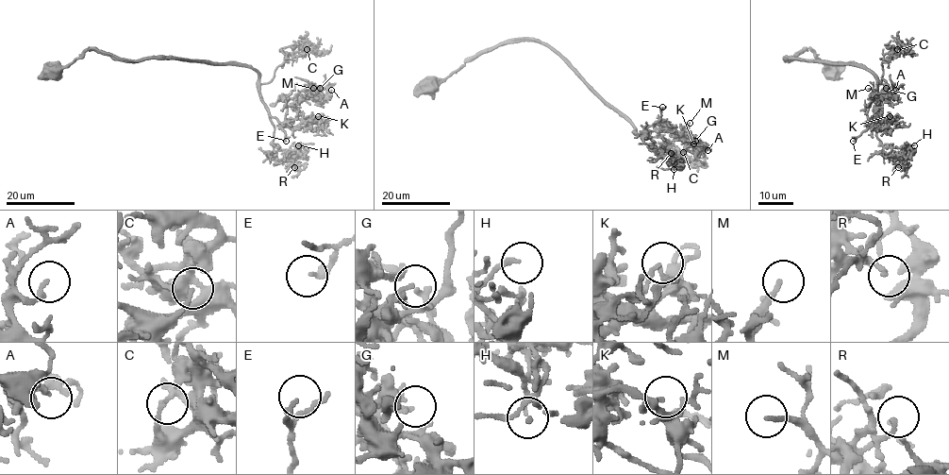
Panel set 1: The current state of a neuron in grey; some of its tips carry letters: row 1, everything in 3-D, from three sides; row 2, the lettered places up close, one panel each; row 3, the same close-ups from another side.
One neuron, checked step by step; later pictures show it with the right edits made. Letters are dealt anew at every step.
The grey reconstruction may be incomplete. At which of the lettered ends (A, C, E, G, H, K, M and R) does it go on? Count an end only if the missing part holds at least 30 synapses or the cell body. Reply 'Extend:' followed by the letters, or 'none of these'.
Extend: C

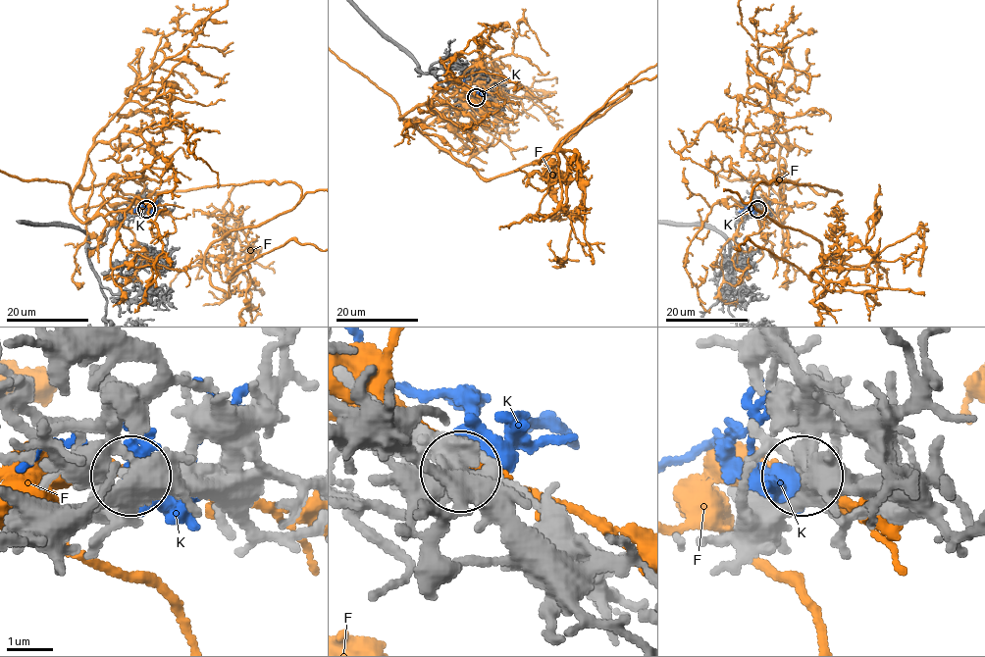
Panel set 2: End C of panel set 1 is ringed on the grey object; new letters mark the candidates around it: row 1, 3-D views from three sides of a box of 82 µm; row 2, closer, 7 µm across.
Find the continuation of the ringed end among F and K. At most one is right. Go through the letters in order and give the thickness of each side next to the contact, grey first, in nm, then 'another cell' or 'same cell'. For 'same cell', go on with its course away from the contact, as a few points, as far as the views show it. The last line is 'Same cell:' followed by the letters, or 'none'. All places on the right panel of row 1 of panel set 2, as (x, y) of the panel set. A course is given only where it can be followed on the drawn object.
F: 440/180 nm | another cell
K: 440/400 nm | same cell | via (757, 210), (749, 206), (739, 211)
Same cell: K

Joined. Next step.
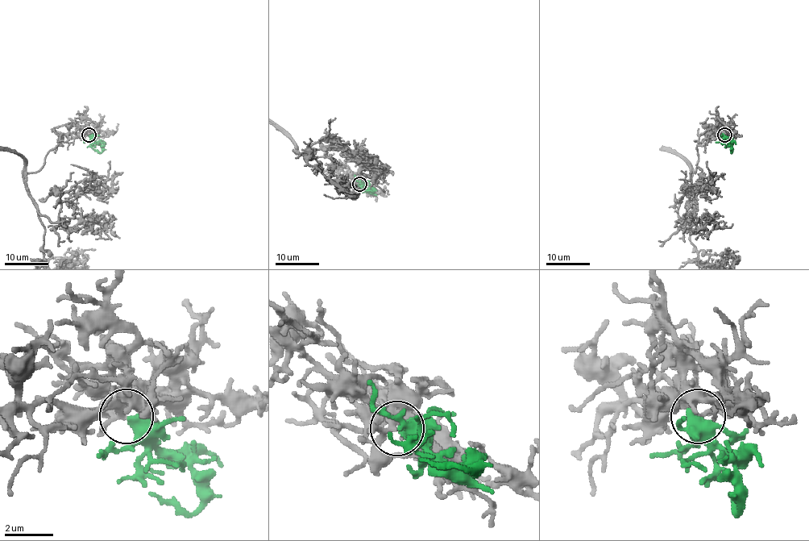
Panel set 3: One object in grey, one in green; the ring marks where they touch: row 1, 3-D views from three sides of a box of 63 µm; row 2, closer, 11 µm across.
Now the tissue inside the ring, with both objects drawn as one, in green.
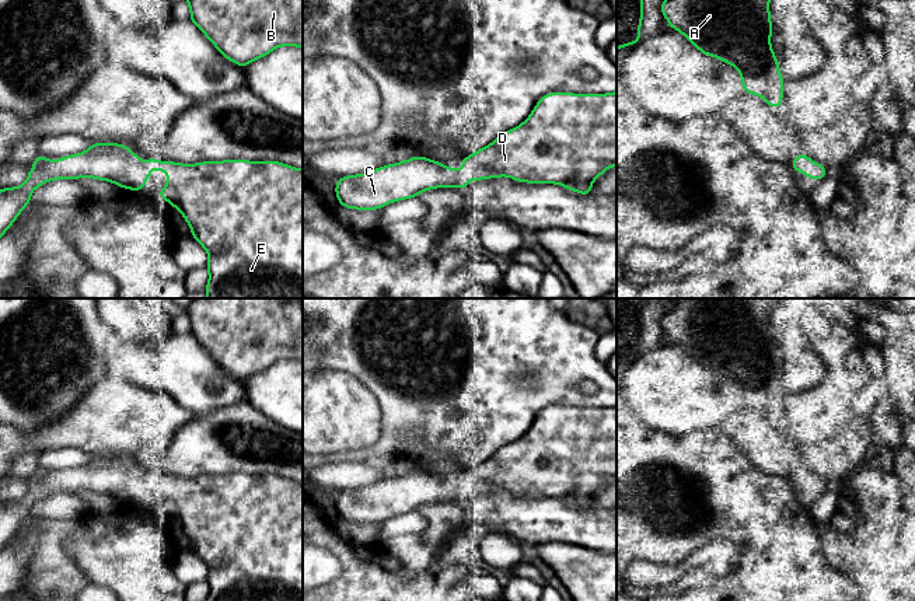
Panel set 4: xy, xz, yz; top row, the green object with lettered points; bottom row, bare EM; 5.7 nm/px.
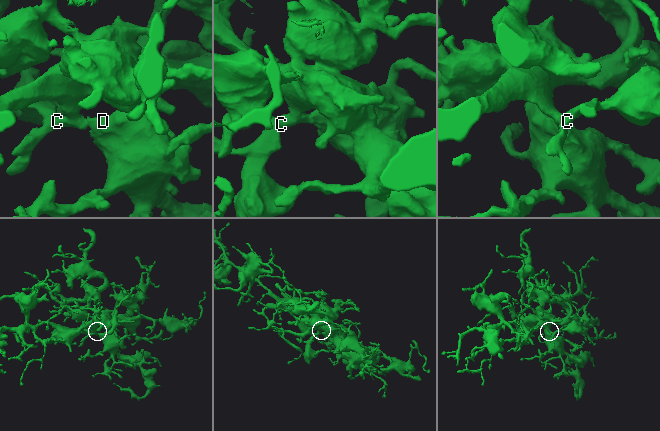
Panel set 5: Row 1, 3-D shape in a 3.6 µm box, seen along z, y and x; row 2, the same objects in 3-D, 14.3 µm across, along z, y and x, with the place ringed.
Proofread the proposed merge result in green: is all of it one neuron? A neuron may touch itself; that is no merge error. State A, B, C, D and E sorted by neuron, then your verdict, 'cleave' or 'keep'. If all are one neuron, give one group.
A B C D E | keep

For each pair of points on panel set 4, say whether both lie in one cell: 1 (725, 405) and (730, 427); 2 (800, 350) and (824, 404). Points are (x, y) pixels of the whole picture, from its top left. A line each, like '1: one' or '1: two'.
1: two
2: two

